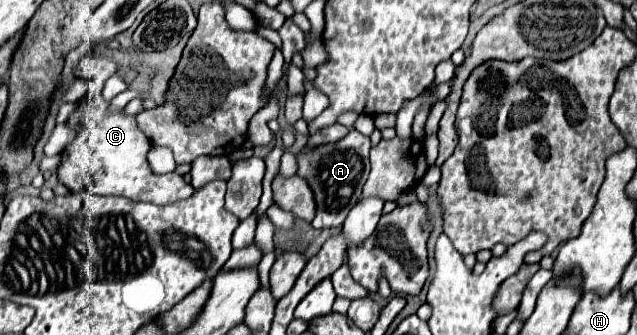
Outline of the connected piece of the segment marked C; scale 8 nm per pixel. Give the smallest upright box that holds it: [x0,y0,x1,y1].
[57,54,195,204]

